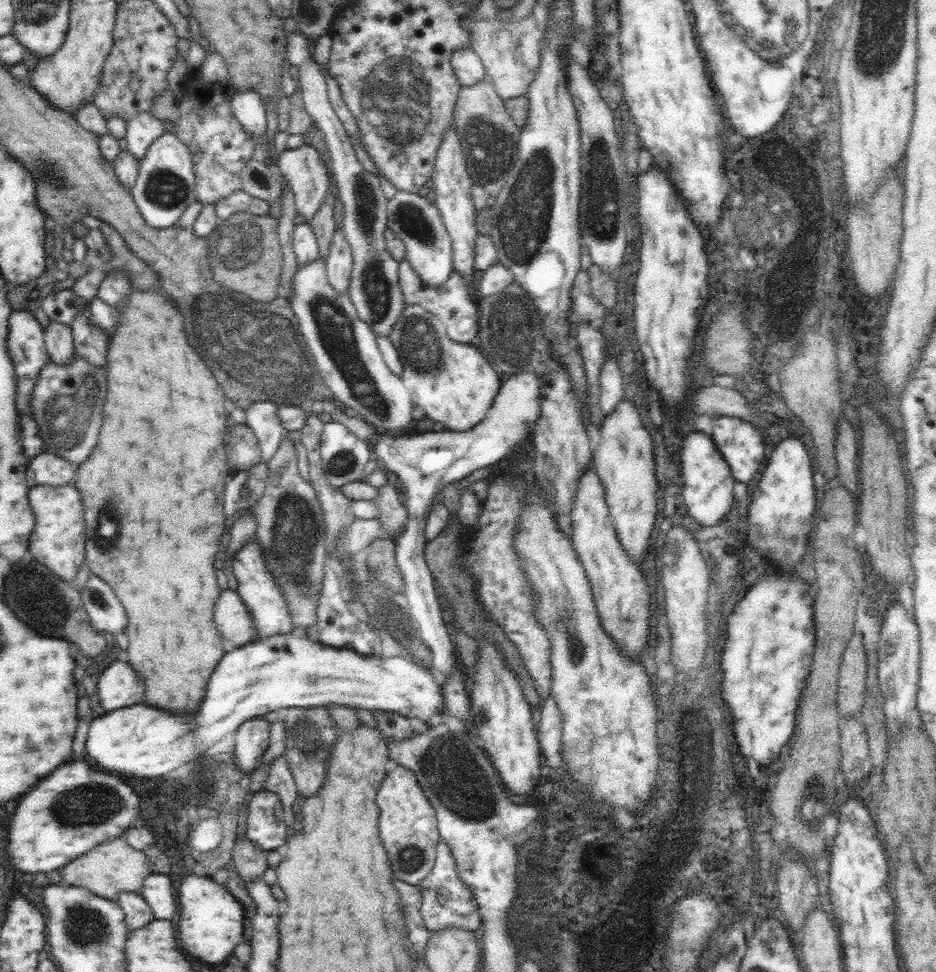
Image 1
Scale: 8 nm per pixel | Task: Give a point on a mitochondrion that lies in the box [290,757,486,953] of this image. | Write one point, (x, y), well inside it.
(411, 857)

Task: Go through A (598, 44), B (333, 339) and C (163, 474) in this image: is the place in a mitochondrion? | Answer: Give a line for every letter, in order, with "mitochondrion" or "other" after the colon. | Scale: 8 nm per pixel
A: other
B: mitochondrion
C: other

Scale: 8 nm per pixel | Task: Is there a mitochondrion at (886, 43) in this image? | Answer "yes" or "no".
yes

